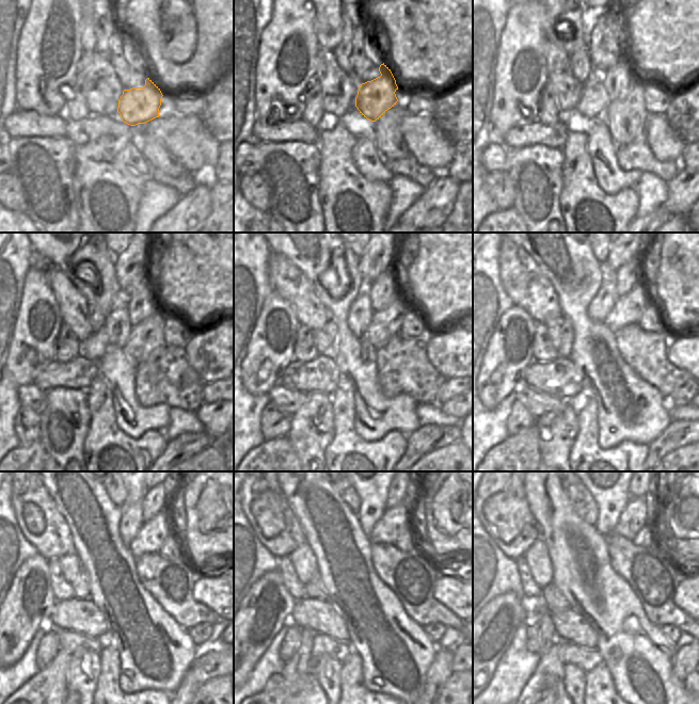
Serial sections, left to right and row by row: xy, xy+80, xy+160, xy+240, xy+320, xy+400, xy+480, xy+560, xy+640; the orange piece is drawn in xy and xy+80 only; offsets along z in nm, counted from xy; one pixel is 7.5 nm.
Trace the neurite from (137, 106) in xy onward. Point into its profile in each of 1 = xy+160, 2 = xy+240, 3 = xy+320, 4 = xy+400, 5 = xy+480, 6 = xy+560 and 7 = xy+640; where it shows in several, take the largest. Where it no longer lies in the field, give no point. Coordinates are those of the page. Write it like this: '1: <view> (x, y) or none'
1: xy+160 (616, 81)
2: xy+240 (142, 301)
3: xy+320 (381, 288)
4: xy+400 (625, 276)
5: xy+480 (155, 499)
6: xy+560 (396, 493)
7: xy+640 (634, 493)

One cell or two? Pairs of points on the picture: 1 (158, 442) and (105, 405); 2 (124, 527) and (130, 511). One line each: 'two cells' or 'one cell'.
1: one cell
2: one cell

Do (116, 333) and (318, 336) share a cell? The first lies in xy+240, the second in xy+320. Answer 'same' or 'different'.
same

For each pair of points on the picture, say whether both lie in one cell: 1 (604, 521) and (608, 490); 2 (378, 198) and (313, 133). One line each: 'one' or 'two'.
1: one
2: two

